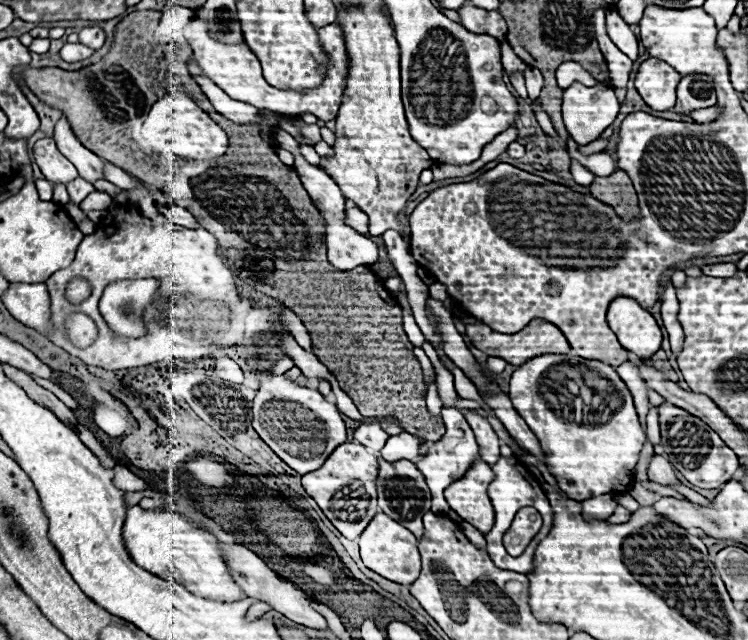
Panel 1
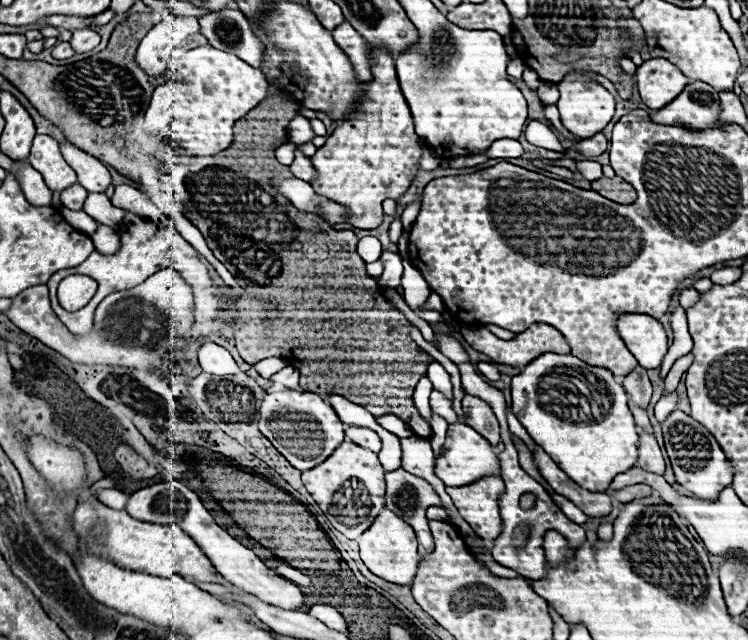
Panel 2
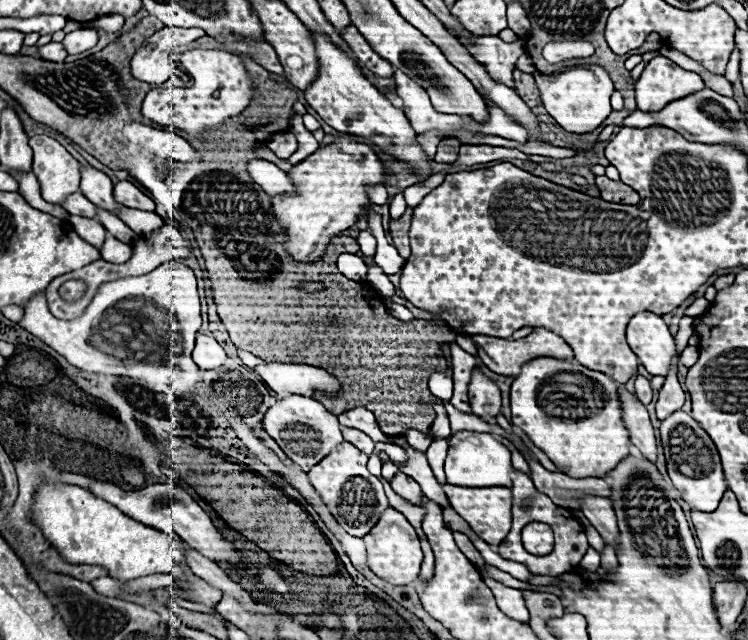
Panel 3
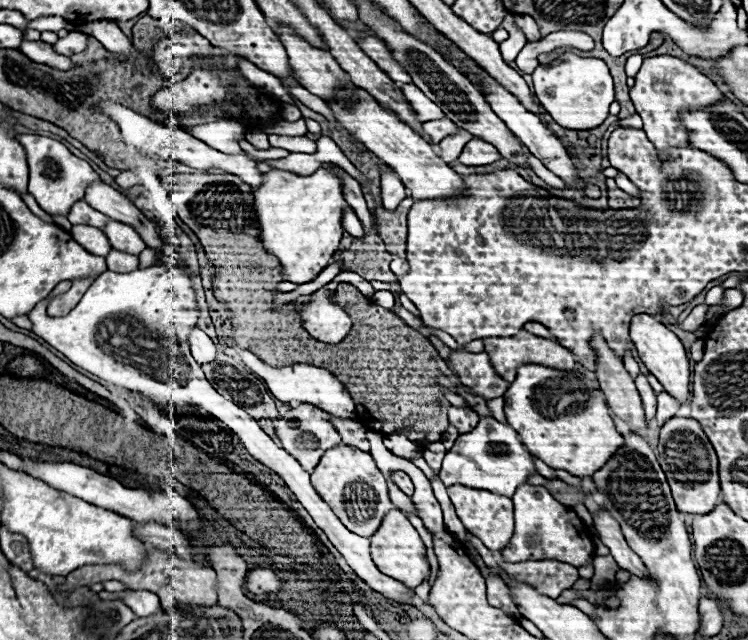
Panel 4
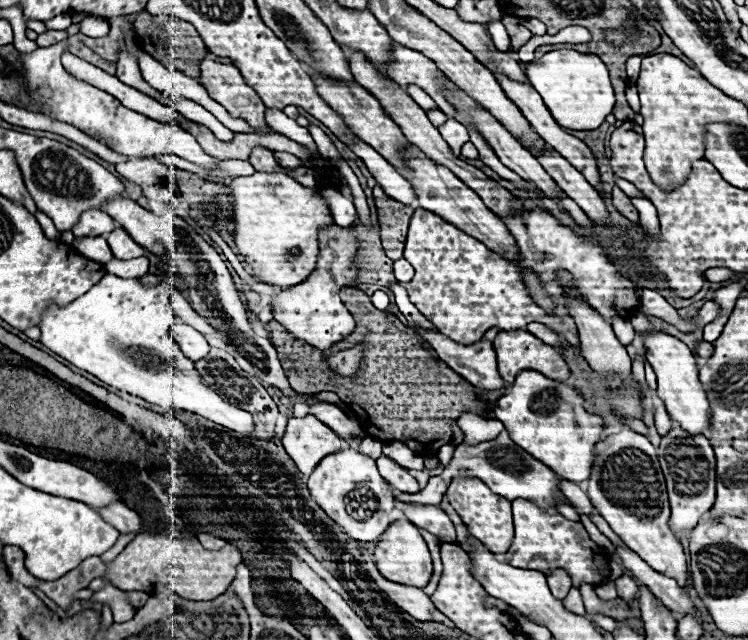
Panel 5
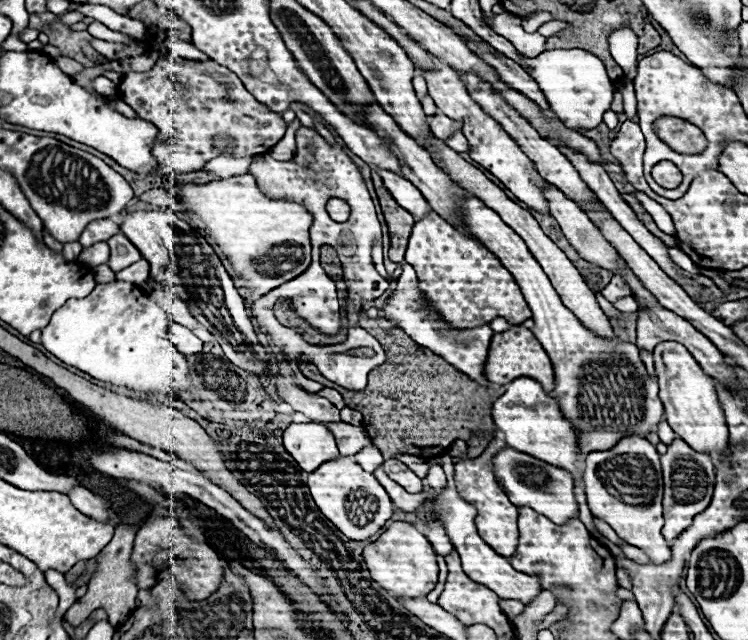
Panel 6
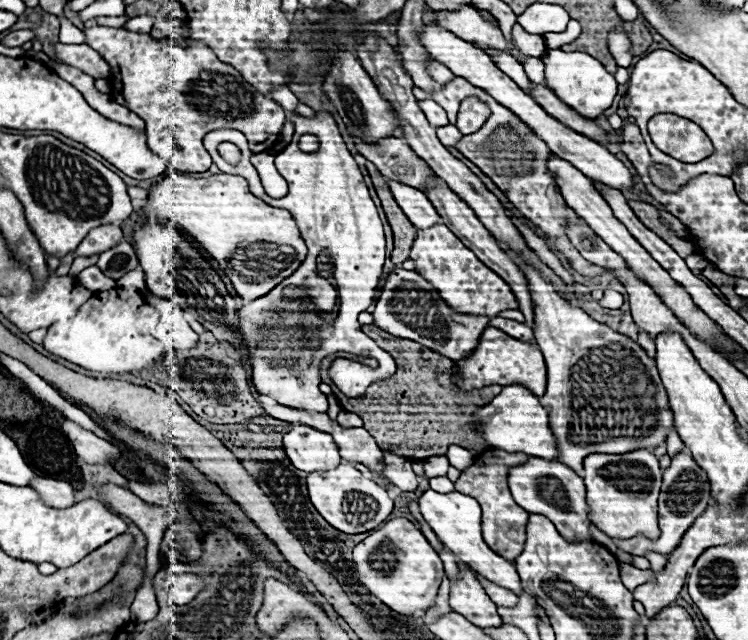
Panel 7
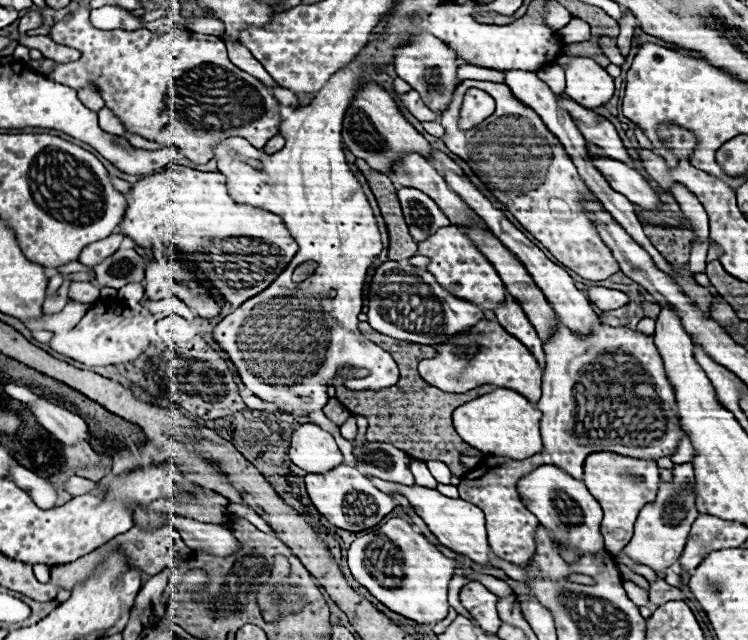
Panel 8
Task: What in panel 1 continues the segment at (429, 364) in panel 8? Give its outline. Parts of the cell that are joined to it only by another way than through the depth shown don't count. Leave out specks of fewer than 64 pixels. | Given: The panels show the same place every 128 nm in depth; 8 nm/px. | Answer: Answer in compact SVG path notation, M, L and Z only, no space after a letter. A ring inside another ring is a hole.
M532 320L524 330L516 332L516 334L500 334L500 332L494 332L492 328L488 328L486 324L478 322L478 324L468 324L466 326L466 336L470 338L472 346L486 352L488 356L498 356L498 358L504 358L508 364L514 364L514 366L520 366L524 364L526 360L534 358L534 356L542 356L542 354L570 354L571 347L566 340L566 336L554 326L554 324L548 324L544 320Z

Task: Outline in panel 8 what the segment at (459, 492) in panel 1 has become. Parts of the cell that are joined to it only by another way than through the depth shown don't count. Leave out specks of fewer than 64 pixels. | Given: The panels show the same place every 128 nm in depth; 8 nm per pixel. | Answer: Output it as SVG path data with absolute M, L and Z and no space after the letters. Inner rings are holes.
M534 454L524 460L486 456L474 470L462 476L462 482L458 486L460 498L468 500L470 504L476 504L484 512L490 548L502 560L508 560L512 564L528 564L528 560L532 560L536 552L534 534L540 522L536 520L536 516L532 516L532 512L528 512L528 508L520 500L516 484L520 476L526 476L528 472L534 472L540 464L548 464L548 462L550 460L546 454Z

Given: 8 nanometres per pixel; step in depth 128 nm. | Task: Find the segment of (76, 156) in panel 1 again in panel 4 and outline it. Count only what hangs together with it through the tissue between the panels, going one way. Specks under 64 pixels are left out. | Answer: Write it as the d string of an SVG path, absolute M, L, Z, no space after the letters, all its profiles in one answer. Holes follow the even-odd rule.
M92 184L86 190L86 198L84 198L92 208L96 208L98 212L106 214L108 218L116 220L116 222L124 222L132 228L138 228L144 214L118 190L110 188L108 184Z

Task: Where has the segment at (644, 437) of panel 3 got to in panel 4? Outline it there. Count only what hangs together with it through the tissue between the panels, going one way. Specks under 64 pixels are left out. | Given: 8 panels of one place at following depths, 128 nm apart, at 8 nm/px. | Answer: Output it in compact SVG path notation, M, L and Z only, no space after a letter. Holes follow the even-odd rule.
M600 334L592 336L590 346L596 350L596 376L610 410L622 418L632 432L646 428L640 394L628 370L624 368L622 358L618 358L616 352L608 348L606 340Z

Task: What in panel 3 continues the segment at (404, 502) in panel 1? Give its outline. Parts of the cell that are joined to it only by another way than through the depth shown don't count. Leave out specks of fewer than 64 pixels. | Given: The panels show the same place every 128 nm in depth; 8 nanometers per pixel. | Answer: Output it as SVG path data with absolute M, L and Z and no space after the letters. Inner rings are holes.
M398 472L390 484L392 484L394 492L400 494L404 500L408 500L408 502L412 502L412 504L418 504L418 502L420 502L422 490L420 490L418 482L414 482L414 480L412 480L410 476L406 476L404 472ZM420 536L420 542L422 542L422 550L424 550L424 562L422 562L422 572L420 572L420 582L428 582L434 576L434 556L432 556L432 550L430 550L430 544L428 544L426 536L424 538Z

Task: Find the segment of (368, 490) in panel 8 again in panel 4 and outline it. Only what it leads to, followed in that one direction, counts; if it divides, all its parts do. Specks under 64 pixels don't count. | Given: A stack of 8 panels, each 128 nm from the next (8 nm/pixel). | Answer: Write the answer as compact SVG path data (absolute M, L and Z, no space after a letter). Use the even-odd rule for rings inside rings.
M338 444L336 448L330 448L328 452L324 452L324 456L320 458L318 466L312 470L310 474L310 480L312 480L312 486L314 490L320 494L320 498L336 512L336 516L342 520L342 524L358 534L358 536L364 536L364 538L370 538L376 528L380 528L382 520L384 520L384 514L388 510L392 510L392 502L388 498L388 486L386 486L386 478L382 476L382 472L376 468L376 462L372 460L372 456L368 452L360 452L358 448L352 448L352 446L346 446L346 444ZM356 480L364 480L366 484L370 484L370 488L376 492L376 520L366 520L366 524L356 524L352 520L348 520L348 516L344 516L344 488L348 484L356 484Z

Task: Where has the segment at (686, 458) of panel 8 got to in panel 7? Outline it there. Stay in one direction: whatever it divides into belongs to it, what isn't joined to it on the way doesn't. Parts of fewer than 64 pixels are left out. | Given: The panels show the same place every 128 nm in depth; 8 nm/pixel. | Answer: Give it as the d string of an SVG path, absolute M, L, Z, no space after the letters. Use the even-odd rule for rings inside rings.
M670 428L670 434L668 434L668 438L666 438L666 448L668 448L668 456L676 456L676 452L686 450L684 442L680 440L680 436L676 434L674 428Z

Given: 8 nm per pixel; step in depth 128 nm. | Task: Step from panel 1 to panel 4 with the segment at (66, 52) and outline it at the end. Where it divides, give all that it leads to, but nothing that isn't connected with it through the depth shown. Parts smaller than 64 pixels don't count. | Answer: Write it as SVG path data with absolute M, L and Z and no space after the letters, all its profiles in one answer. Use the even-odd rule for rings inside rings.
M22 40L20 44L20 52L24 52L30 60L34 62L44 62L44 64L50 64L54 68L60 68L60 70L70 70L74 68L74 62L66 56L60 56L52 50L50 44L38 40L38 42L28 42L28 40Z

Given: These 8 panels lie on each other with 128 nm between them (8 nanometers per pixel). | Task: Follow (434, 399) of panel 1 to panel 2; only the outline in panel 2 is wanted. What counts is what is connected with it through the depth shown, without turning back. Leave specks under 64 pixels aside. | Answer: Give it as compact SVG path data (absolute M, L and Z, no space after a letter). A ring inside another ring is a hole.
M432 414L432 436L430 436L430 444L432 444L432 450L434 450L436 458L440 456L442 446L446 442L446 430L448 430L448 424L438 414Z

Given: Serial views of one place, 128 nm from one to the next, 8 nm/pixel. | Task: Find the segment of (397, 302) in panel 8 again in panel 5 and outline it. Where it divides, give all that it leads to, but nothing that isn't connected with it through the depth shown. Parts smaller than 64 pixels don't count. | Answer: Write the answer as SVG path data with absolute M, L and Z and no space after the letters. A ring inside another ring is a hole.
M400 258L400 260L394 262L394 274L396 274L396 280L400 284L408 284L414 276L414 268L404 258ZM414 328L420 338L424 338L454 372L466 378L470 384L482 390L500 390L506 382L500 378L496 368L496 354L490 340L478 340L472 344L456 344L436 330Z

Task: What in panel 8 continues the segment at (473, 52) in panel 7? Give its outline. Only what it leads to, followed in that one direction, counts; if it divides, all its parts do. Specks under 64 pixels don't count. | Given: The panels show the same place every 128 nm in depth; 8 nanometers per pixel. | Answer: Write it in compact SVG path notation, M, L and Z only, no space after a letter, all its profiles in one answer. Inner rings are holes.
M592 158L592 162L604 174L604 178L612 184L612 188L628 196L630 202L642 206L644 210L660 210L662 200L658 192L634 168L612 158Z

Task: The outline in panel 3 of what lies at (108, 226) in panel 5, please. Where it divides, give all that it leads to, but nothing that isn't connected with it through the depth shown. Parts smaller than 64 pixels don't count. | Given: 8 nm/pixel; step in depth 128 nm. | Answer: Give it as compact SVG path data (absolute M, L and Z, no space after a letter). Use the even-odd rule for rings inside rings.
M74 192L68 196L68 200L62 204L72 216L84 216L84 218L96 218L96 206L88 202L80 192Z

